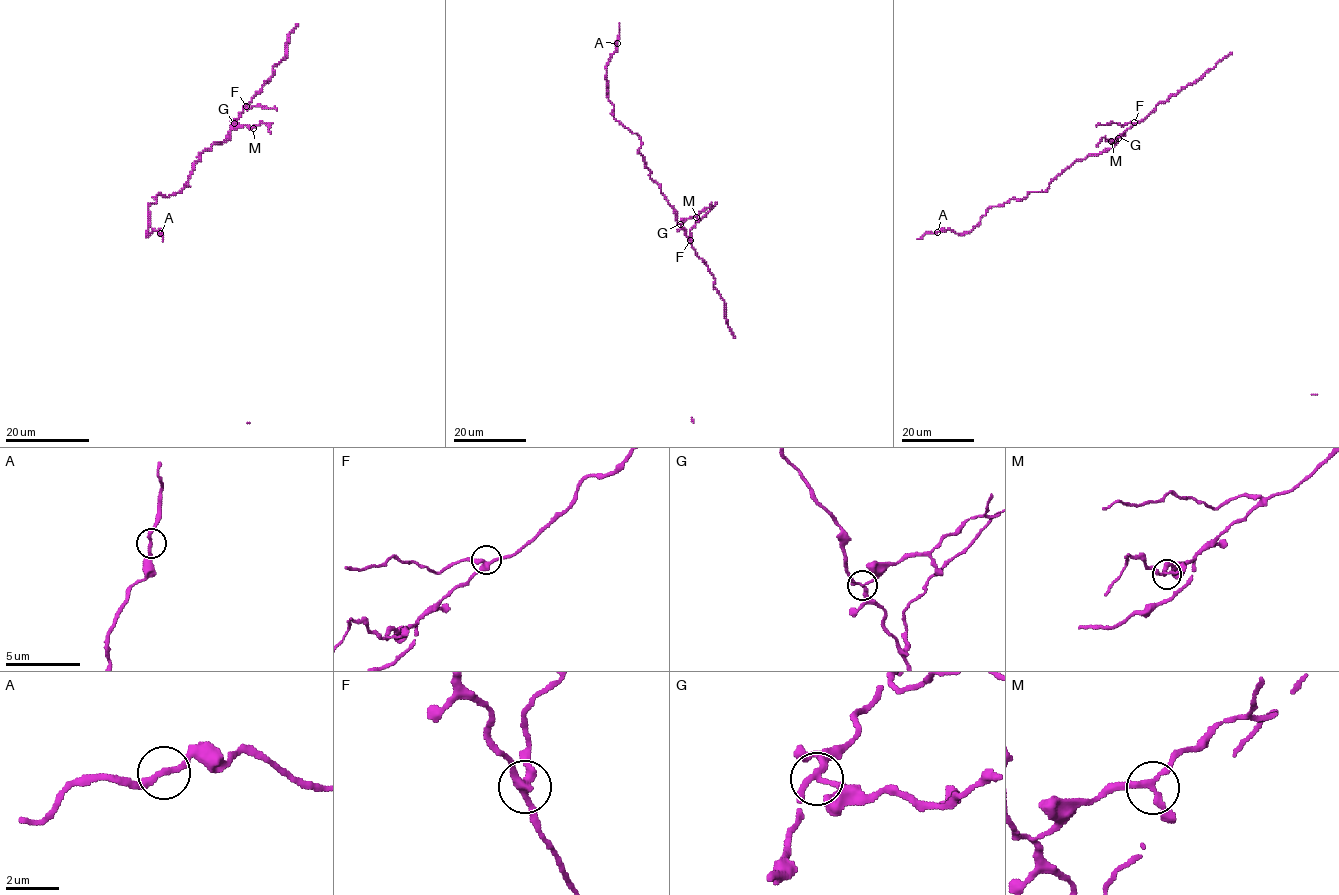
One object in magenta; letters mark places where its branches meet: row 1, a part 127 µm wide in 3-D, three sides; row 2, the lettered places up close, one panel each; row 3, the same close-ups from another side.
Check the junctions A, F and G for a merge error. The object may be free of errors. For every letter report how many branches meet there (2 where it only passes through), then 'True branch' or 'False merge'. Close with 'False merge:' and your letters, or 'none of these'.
A: Branches: 2. True branch
F: Branches: 3. True branch
G: Branches: 3. False merge
False merge: G

